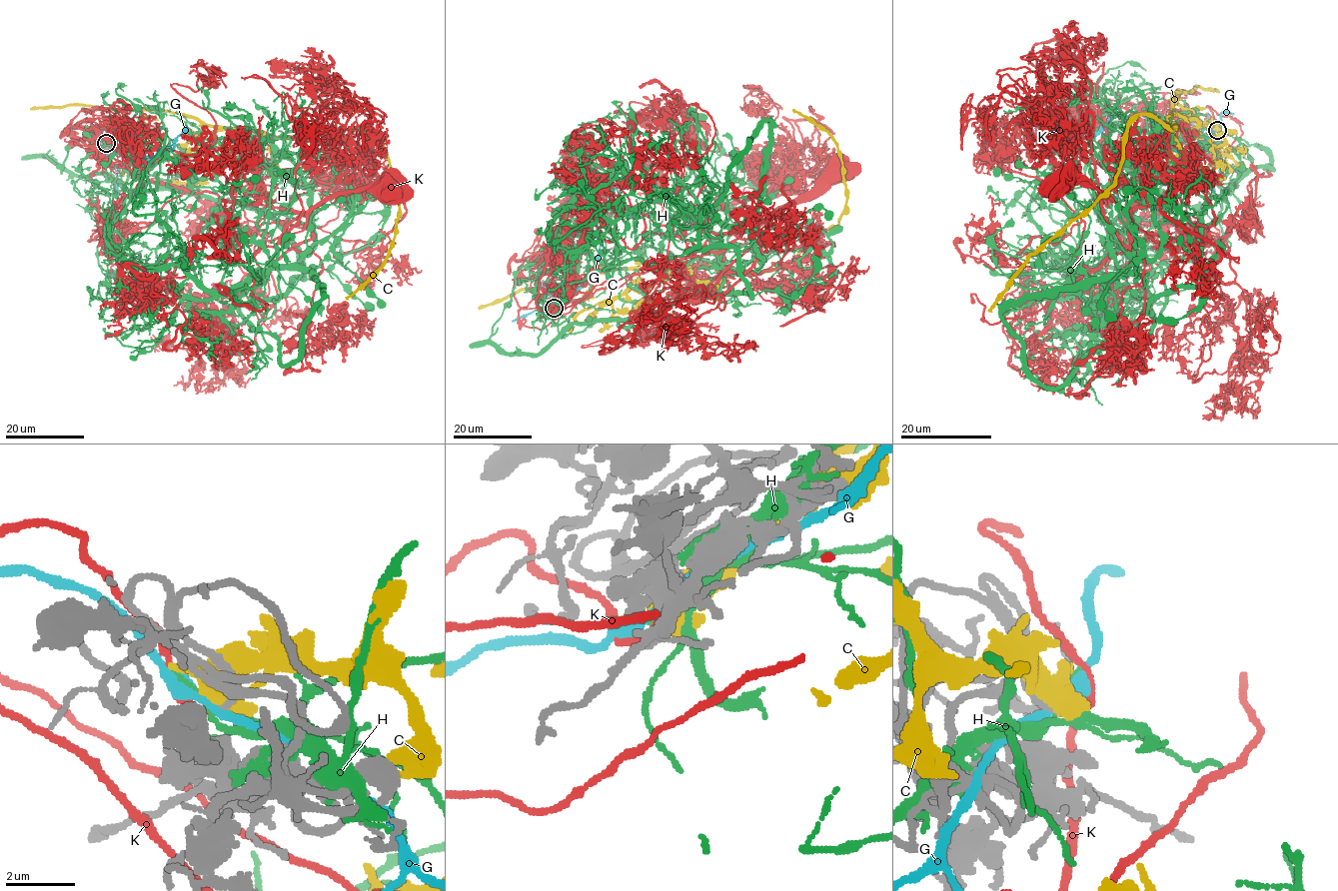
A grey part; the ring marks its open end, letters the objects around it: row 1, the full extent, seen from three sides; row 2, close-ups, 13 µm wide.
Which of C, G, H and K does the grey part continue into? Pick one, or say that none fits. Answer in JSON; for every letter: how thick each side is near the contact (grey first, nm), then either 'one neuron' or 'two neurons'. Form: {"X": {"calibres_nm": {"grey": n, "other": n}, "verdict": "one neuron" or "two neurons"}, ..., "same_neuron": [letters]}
{"C": {"calibres_nm": {"grey": 200, "other": 480}, "verdict": "two neurons"}, "G": {"calibres_nm": {"grey": 160, "other": 240}, "verdict": "two neurons"}, "H": {"calibres_nm": {"grey": 150, "other": 140}, "verdict": "two neurons"}, "K": {"calibres_nm": {"grey": 140, "other": 160}, "verdict": "one neuron"}, "same_neuron": ["K"]}

